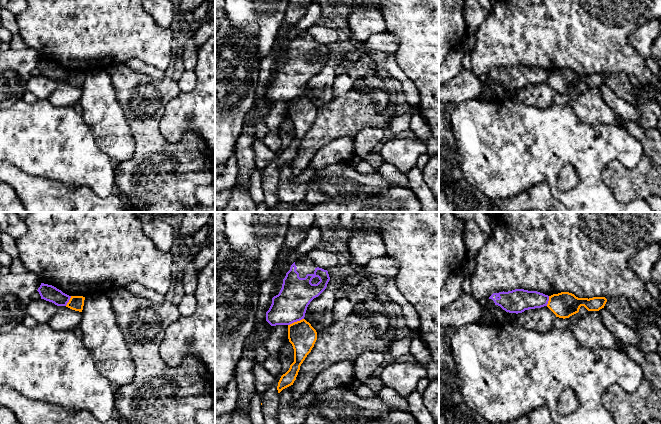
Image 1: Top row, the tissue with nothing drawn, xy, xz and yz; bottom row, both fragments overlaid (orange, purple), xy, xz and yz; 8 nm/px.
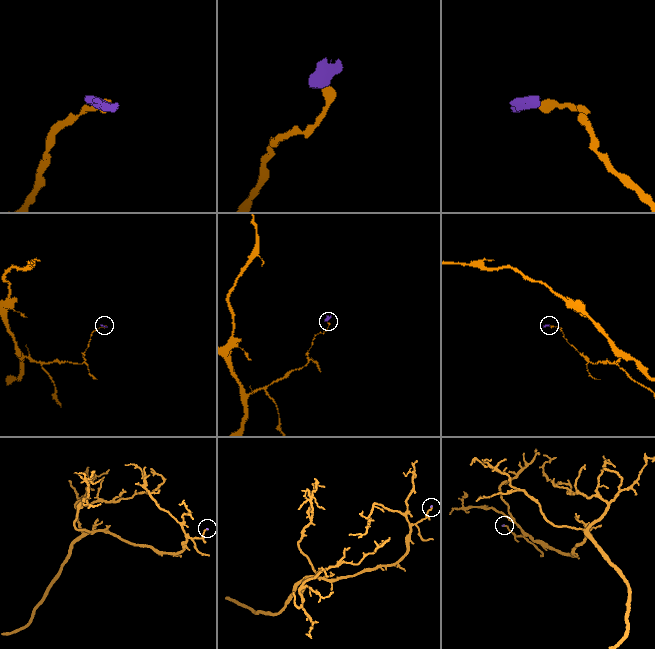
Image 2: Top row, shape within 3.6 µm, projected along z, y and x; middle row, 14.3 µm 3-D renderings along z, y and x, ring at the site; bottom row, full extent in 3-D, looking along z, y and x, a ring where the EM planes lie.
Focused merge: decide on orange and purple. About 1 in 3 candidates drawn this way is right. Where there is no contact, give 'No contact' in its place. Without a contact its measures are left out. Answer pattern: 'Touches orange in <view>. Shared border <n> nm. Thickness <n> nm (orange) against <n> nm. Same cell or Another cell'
Touches orange in xz. Shared border 140 nm. Thickness 220 nm (orange) against 260 nm. Another cell

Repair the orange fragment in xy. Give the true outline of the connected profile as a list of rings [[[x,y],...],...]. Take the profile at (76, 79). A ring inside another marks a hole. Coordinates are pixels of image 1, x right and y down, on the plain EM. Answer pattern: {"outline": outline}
{"outline": [[[71,72],[69,78],[67,79],[66,83],[82,88],[84,82],[85,73],[83,72]]]}

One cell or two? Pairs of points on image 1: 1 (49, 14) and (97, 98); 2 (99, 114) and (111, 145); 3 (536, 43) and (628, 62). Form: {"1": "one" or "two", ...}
{"1": "two", "2": "one", "3": "one"}

